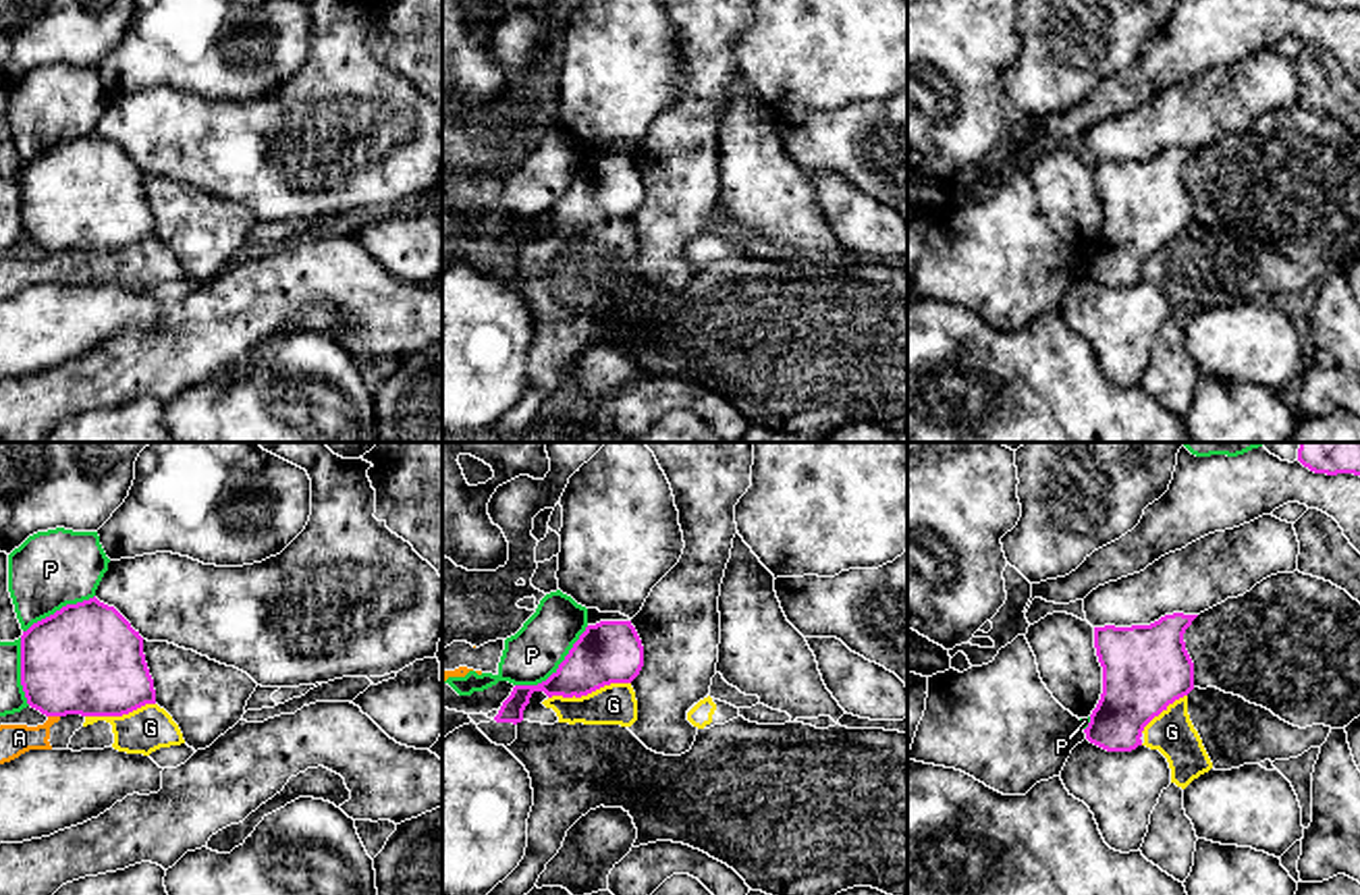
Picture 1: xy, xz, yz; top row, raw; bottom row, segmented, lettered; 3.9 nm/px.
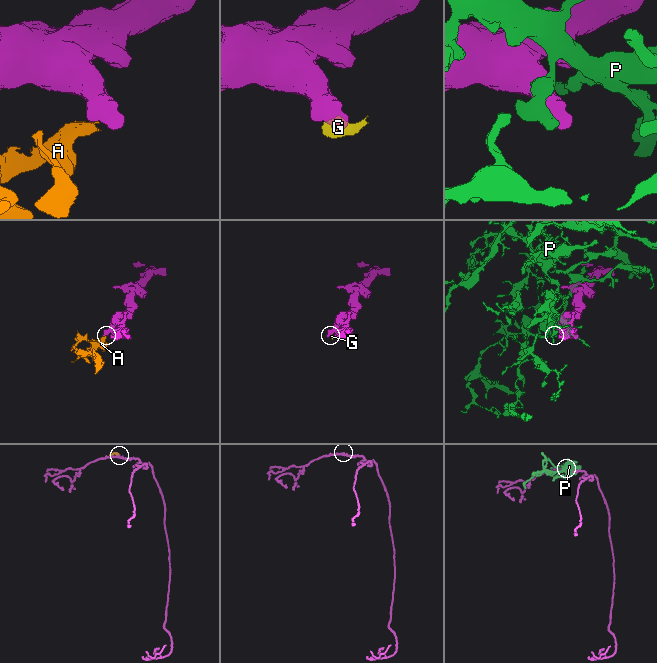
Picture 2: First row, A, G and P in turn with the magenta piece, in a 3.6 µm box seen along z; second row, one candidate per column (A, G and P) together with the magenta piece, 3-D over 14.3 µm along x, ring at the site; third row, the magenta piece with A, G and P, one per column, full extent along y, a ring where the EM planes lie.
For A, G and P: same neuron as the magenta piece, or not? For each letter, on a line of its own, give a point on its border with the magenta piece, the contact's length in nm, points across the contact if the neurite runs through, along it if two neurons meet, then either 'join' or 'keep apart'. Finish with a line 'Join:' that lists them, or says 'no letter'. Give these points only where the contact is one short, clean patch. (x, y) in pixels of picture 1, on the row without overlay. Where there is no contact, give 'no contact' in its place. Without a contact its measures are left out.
A: contact xy (55, 250); length 50 nm; border xy (48, 250), (59, 252); keep apart
G: contact xz (588, 227); length 320 nm; border xz (630, 217), (611, 217), (580, 231), (549, 233); keep apart
P: contact xz (559, 202); length 380 nm; keep apart
Join: no letter

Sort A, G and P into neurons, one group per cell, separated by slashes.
A G / P

